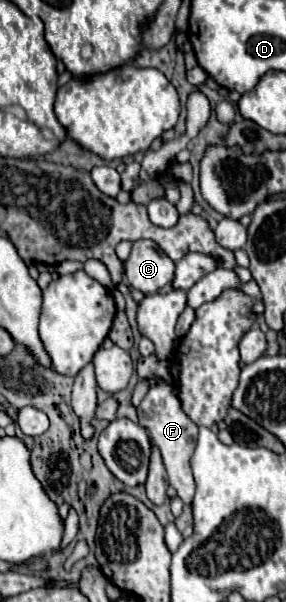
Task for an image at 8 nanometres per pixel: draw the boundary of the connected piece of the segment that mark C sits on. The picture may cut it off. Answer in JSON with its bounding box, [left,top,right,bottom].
[125,240,175,294]

